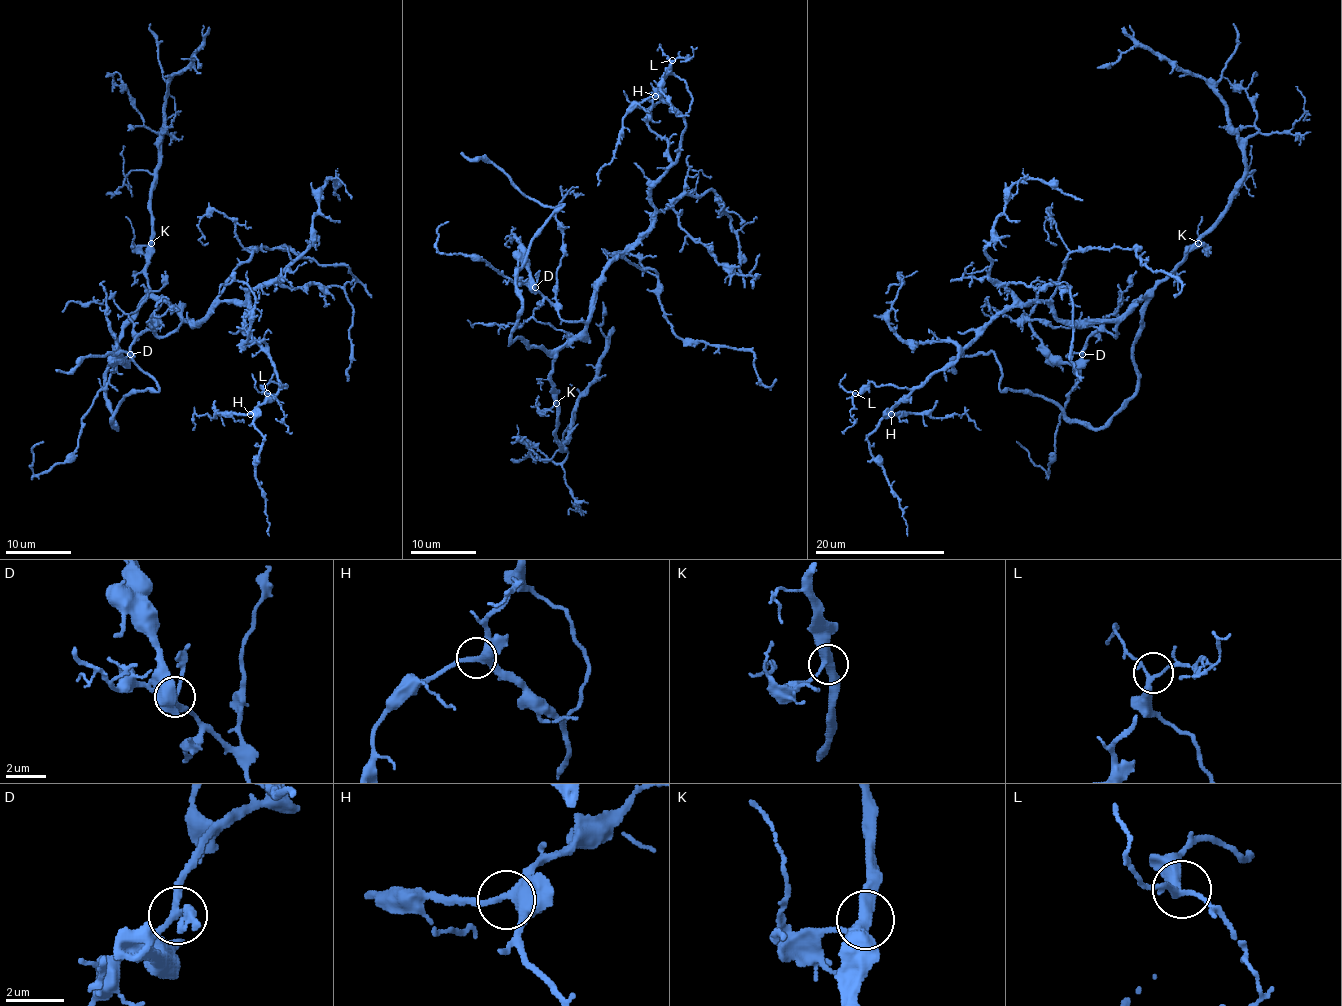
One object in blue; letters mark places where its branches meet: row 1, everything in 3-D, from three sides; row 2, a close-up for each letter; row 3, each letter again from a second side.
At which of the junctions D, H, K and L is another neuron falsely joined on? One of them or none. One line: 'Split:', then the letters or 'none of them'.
Split: none of them

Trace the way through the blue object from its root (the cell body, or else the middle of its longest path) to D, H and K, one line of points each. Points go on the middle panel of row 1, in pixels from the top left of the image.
D: (582, 330), (585, 327), (584, 322), (563, 320), (558, 309), (535, 288)
H: (582, 330), (589, 320), (594, 284), (602, 271), (652, 224), (651, 187), (677, 159), (685, 120), (655, 96)
K: (582, 330), (555, 358), (551, 392), (556, 403)

